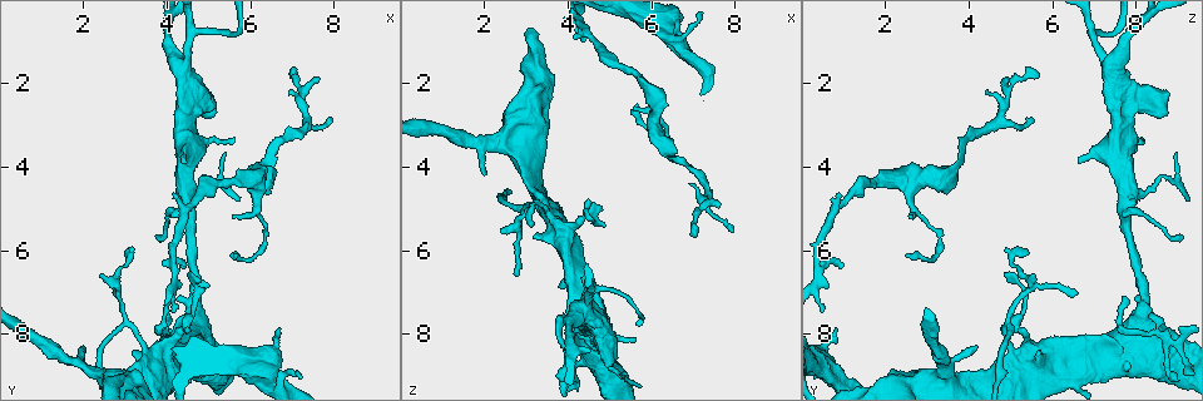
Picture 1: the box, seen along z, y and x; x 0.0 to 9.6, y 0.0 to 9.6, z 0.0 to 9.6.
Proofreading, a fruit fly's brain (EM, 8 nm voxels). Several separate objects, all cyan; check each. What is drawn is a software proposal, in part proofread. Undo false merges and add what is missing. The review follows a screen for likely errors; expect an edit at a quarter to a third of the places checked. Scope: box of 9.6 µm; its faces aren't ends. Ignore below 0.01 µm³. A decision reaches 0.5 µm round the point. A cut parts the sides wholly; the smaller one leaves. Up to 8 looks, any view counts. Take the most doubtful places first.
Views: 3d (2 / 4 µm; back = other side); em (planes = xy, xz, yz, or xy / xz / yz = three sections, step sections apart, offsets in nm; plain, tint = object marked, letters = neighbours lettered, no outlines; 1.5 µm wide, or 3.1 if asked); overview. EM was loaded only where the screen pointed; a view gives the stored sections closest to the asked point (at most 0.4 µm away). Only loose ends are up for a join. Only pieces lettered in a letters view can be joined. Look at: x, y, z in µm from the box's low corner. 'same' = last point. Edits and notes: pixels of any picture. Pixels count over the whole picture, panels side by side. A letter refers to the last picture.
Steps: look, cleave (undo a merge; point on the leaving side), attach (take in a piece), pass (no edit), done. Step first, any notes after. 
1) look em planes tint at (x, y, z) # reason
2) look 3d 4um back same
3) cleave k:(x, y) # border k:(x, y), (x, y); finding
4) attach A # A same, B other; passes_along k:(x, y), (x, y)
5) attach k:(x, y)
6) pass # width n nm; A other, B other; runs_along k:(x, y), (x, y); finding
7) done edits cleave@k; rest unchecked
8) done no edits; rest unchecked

look em xy step 4 letters at (5.55, 3.35, 8.15) # tapers out

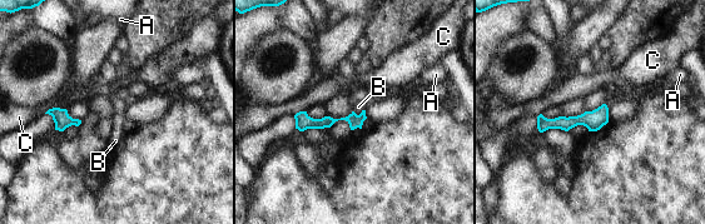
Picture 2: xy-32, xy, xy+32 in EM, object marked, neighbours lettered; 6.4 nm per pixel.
pass # A other, B other, C other; no lettered piece goes on from it

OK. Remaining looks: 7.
look em planes letters at (2.75, 6.95, 6.55) # thin end

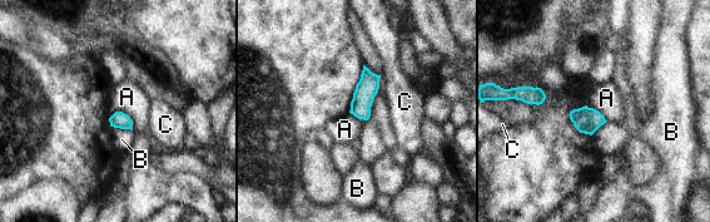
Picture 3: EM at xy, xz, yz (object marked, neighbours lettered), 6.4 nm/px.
pass # A other, B other, C other; border 3:(376, 94), (367, 119), (348, 112); no lettered piece goes on from it

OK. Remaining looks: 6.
look 3d 4um at (3.10, 7.80, 4.90) # arms part here

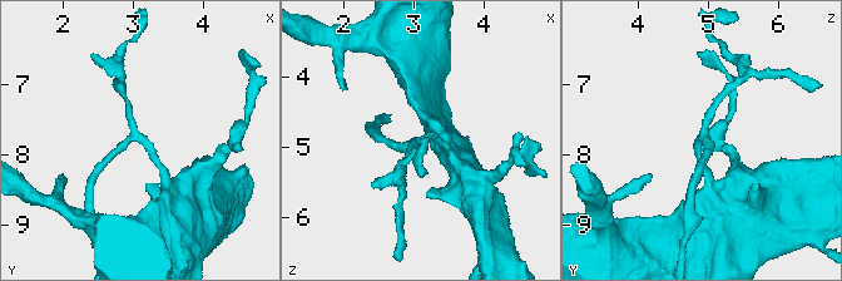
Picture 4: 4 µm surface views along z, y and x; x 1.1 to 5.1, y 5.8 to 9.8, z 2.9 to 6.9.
look em planes letters at (3.15, 7.75, 4.90) # arms 3; need the tissue

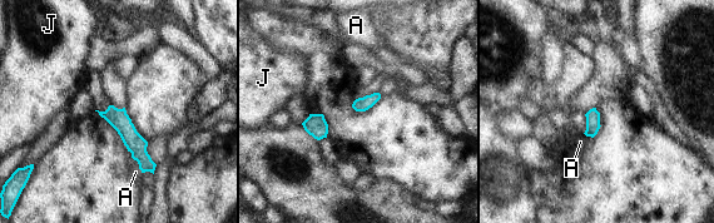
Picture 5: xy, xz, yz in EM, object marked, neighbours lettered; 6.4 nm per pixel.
pass # A other, J other; border 5:(129, 150), (142, 173); one neuron here

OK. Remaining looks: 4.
look 3d 4um at (6.60, 3.75, 3.75) # thick turns thin

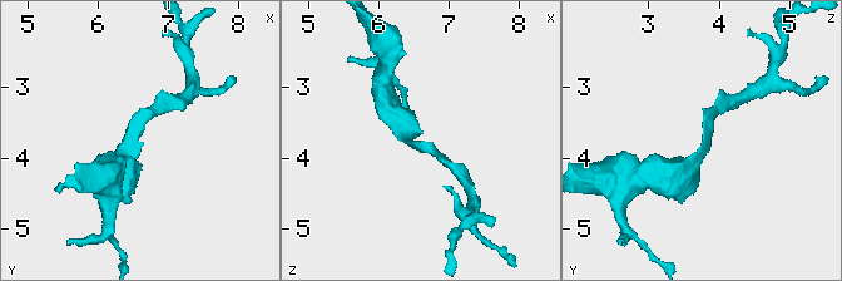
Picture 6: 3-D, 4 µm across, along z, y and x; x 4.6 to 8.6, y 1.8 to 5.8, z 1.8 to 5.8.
look em planes letters at (6.60, 3.80, 3.80)

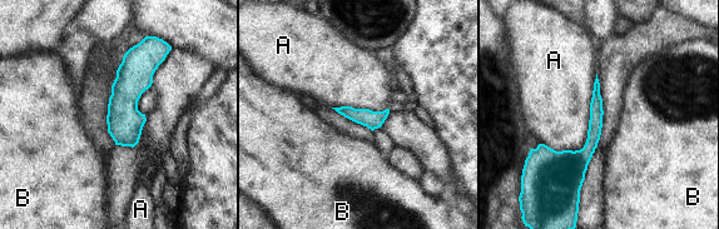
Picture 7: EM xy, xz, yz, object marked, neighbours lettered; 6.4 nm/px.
pass # longest_contact A 600 nm; A other, B other; runs_along 7:(147, 43), (125, 91), (118, 142); all the same neuron

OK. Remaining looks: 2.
done no edits; rest unchecked

